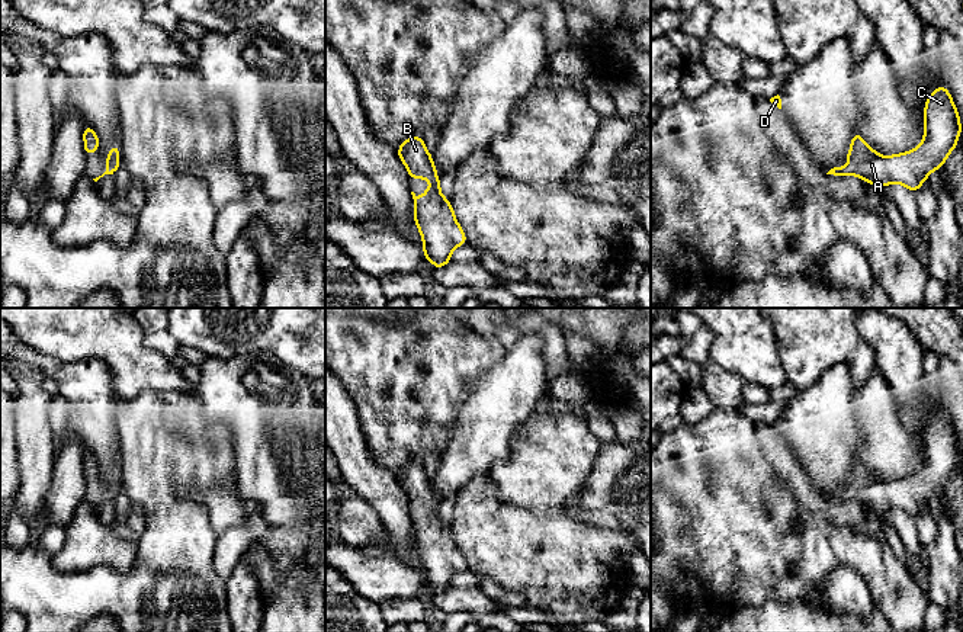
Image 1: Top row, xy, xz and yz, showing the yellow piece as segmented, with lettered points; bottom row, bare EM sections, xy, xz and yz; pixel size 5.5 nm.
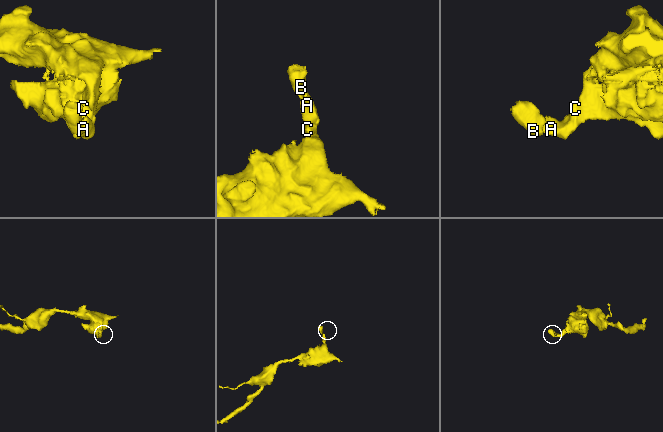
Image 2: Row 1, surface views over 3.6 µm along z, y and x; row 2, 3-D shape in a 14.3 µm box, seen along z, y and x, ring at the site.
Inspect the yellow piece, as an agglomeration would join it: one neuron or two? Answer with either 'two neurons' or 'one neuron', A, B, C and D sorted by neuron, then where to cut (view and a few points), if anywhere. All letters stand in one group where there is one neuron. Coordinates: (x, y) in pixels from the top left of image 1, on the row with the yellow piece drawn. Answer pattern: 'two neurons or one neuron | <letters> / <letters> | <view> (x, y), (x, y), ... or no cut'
one neuron | A B C D | no cut

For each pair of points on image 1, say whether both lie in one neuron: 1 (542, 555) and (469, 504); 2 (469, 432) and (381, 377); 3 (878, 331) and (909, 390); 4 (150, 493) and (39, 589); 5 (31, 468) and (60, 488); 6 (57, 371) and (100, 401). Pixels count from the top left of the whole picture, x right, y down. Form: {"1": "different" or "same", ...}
{"1": "same", "2": "different", "3": "same", "4": "same", "5": "different", "6": "same"}

